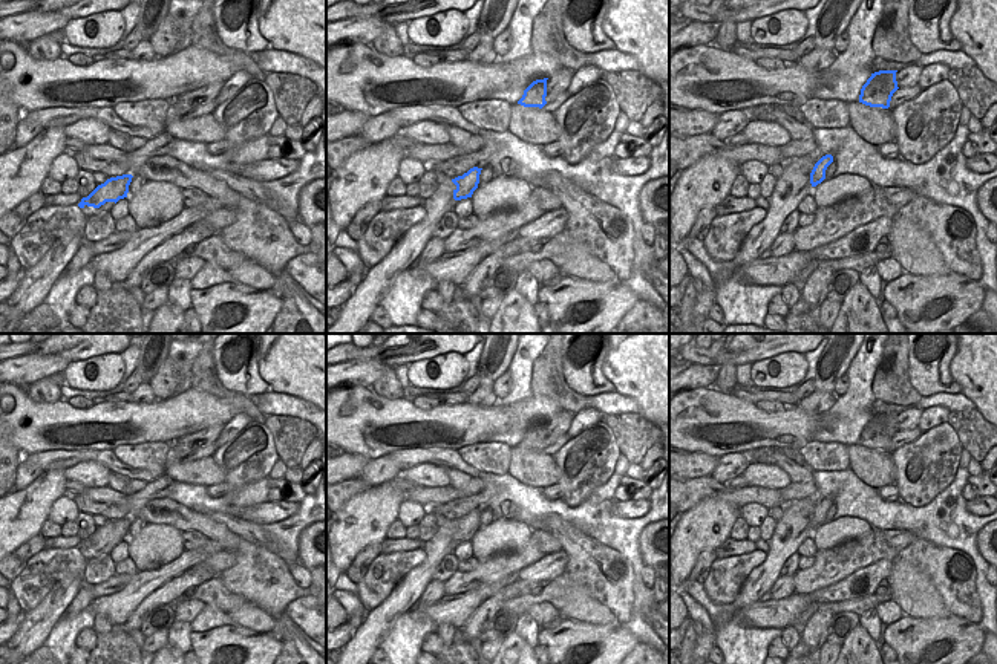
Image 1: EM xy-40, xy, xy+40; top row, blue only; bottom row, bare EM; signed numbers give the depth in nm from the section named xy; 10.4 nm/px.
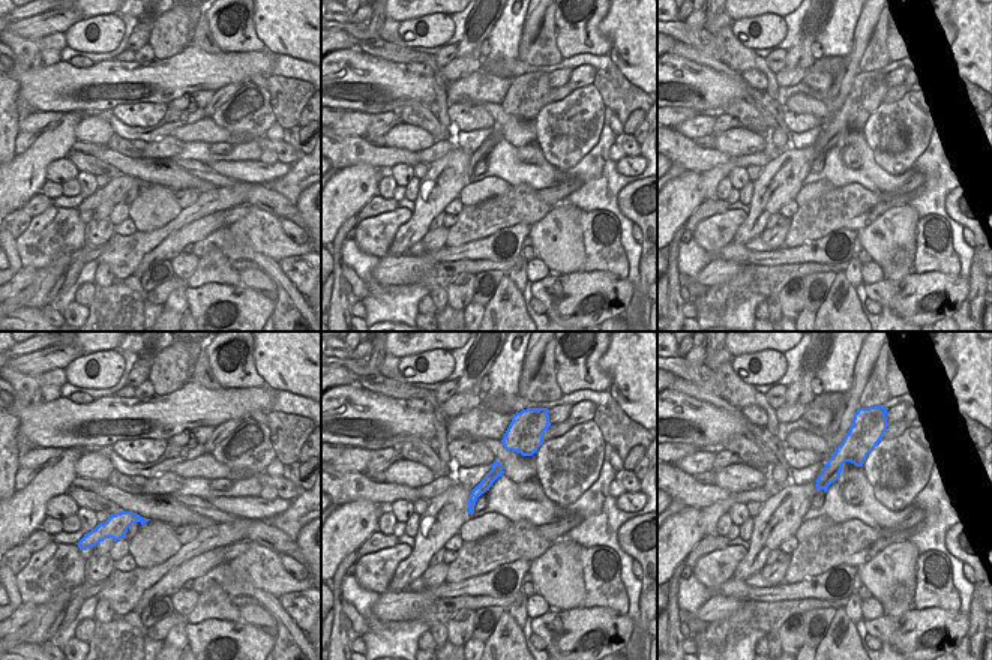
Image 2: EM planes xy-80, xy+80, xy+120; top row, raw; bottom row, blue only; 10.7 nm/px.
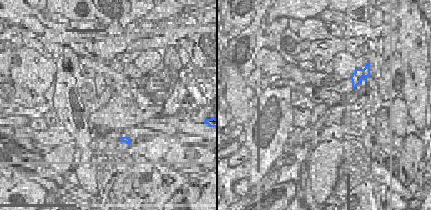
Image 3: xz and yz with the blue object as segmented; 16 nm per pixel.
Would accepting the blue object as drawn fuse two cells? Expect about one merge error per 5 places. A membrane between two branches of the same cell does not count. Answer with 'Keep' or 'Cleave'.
Cleave

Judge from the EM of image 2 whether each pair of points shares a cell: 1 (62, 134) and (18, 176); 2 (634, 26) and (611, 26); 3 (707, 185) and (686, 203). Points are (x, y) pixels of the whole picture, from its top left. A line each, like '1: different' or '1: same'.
1: same
2: same
3: different

